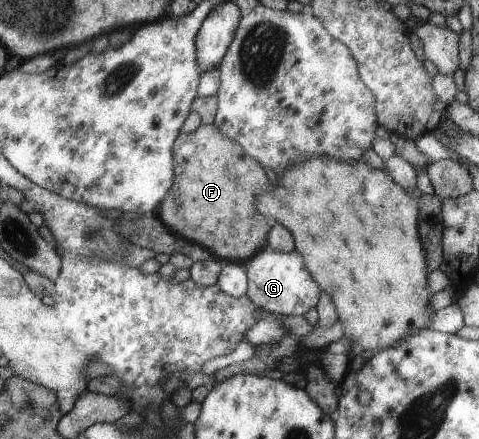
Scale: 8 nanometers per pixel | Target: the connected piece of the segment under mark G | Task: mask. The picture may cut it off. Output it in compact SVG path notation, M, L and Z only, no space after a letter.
M263 249L246 262L248 299L257 307L279 316L304 316L319 304L321 289L303 267L299 253Z

